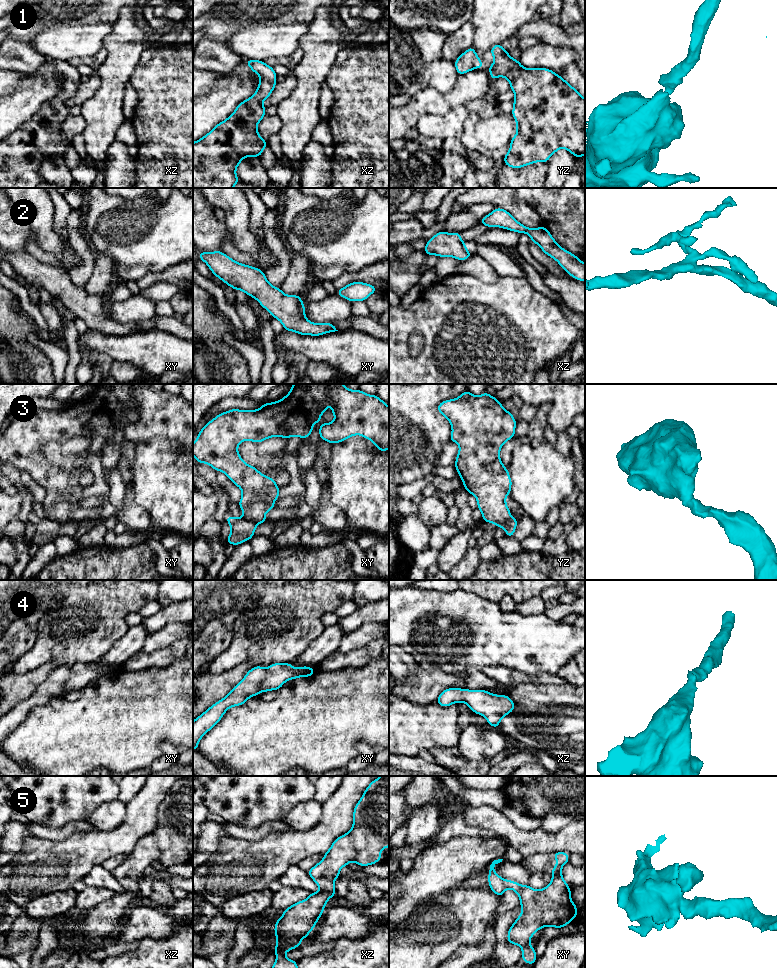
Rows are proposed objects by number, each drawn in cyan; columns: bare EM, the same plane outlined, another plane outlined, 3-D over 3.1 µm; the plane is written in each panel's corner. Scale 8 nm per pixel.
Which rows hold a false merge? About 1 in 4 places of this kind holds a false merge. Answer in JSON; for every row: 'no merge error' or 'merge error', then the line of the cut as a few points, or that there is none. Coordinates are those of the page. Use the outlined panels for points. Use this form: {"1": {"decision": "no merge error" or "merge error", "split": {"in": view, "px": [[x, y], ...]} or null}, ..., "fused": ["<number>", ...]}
{"1": {"decision": "no merge error", "split": null}, "2": {"decision": "no merge error", "split": null}, "3": {"decision": "merge error", "split": {"in": "yz", "px": [[511, 516], [503, 523], [495, 524]]}}, "4": {"decision": "no merge error", "split": null}, "5": {"decision": "no merge error", "split": null}, "fused": ["3"]}

